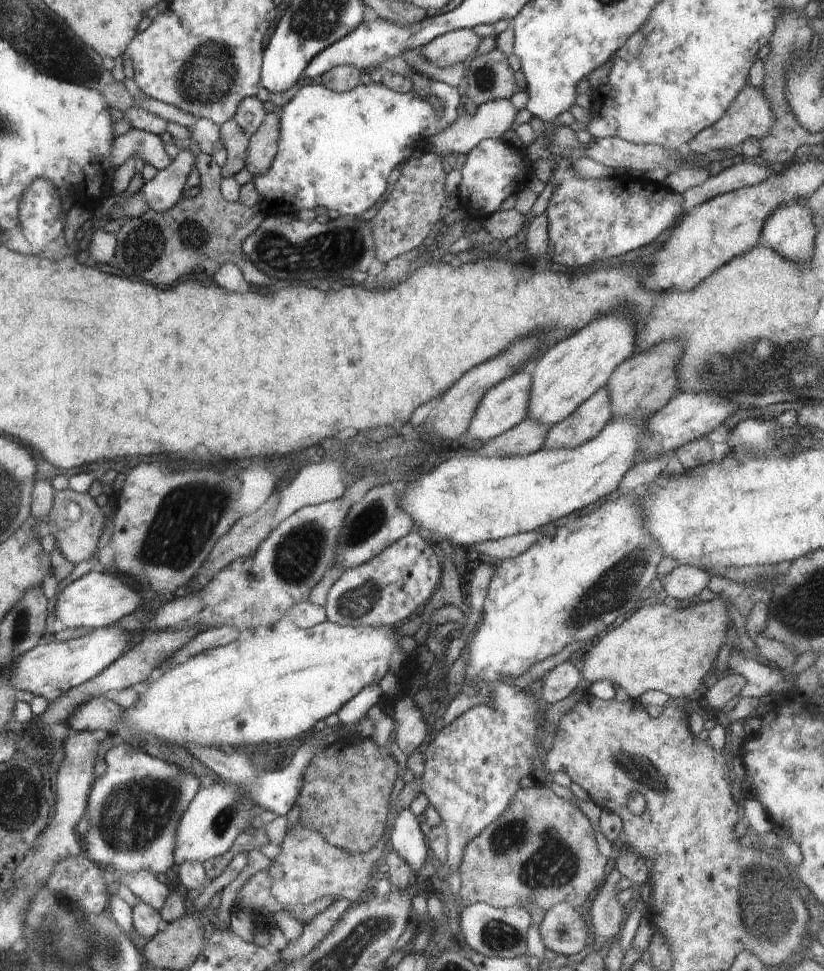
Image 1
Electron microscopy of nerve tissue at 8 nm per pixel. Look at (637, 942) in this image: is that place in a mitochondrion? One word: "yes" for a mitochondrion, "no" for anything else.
no

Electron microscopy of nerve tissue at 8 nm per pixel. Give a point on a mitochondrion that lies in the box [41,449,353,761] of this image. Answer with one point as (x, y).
(186, 519)

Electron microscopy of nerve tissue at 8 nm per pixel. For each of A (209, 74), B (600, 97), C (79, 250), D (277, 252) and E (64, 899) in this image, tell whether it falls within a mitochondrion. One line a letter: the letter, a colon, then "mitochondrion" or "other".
A: mitochondrion
B: other
C: other
D: mitochondrion
E: mitochondrion

